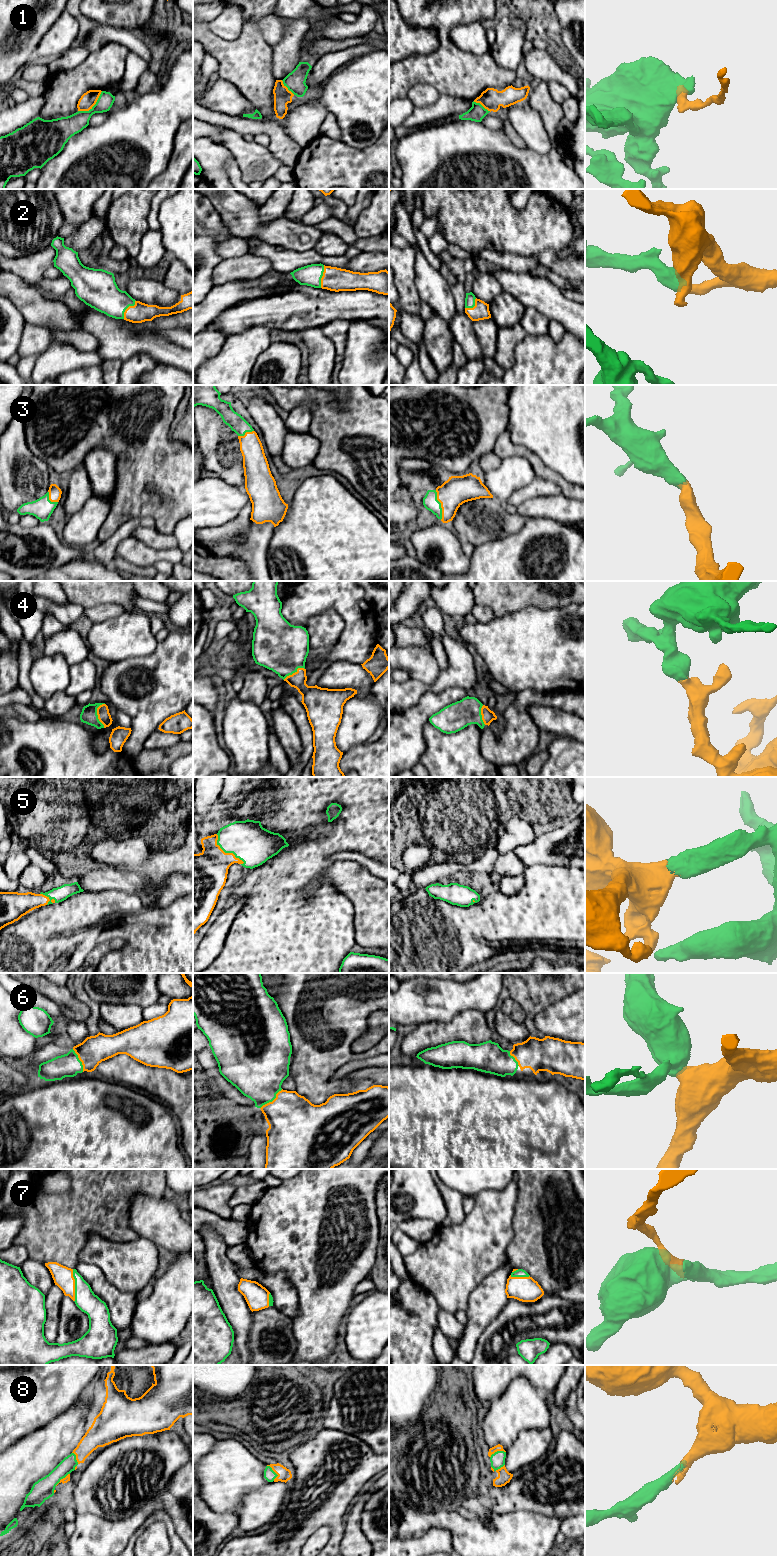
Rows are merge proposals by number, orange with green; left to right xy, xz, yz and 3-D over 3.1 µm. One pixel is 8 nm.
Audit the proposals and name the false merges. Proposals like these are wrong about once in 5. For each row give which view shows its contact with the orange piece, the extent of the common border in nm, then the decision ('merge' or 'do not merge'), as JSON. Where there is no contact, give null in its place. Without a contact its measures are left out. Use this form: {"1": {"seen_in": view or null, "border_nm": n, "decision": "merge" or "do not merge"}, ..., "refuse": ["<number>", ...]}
{"1": {"seen_in": "xy", "border_nm": 260, "decision": "do not merge"}, "2": {"seen_in": "xz", "border_nm": 190, "decision": "merge"}, "3": {"seen_in": "yz", "border_nm": 240, "decision": "merge"}, "4": {"seen_in": "xy", "border_nm": 200, "decision": "merge"}, "5": {"seen_in": "xz", "border_nm": 320, "decision": "merge"}, "6": {"seen_in": "xz", "border_nm": 240, "decision": "merge"}, "7": {"seen_in": "xy", "border_nm": 260, "decision": "merge"}, "8": {"seen_in": "xz", "border_nm": 140, "decision": "merge"}, "refuse": ["1"]}

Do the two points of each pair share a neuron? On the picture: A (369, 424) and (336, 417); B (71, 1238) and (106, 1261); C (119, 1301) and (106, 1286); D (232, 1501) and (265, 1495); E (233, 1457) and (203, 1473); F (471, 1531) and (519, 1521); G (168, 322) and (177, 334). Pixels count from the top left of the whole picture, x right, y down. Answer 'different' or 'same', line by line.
A: same
B: different
C: same
D: different
E: same
F: same
G: different

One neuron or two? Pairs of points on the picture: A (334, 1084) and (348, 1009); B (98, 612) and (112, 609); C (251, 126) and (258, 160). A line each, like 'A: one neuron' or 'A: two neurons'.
A: one neuron
B: one neuron
C: two neurons

